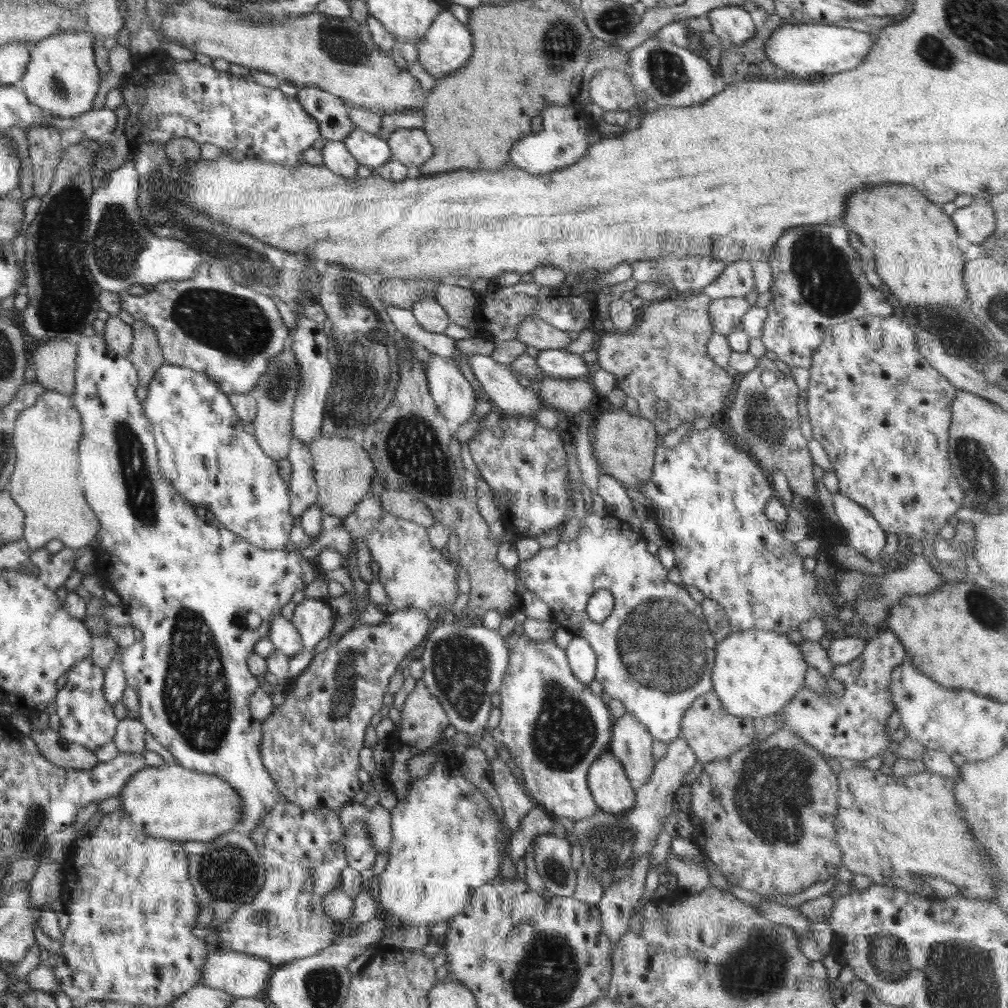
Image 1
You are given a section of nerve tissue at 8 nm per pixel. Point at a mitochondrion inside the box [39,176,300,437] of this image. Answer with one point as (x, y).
(236, 326)

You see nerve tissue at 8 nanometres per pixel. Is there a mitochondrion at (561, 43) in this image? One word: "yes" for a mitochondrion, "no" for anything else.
yes

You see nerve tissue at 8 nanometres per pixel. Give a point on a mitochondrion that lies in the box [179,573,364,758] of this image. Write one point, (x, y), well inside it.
(342, 693)

